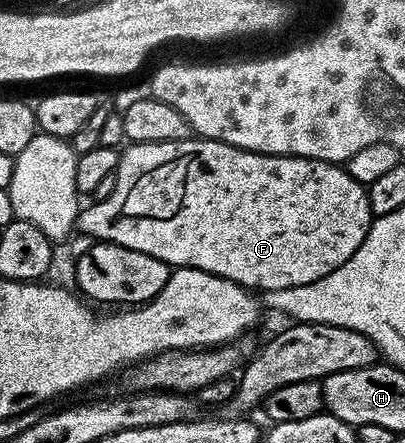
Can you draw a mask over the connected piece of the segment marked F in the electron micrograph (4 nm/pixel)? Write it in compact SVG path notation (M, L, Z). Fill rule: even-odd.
M190 137L166 143L134 143L120 152L115 174L122 188L126 187L133 195L149 195L149 199L129 199L126 203L120 203L117 197L106 200L103 203L106 211L105 220L101 223L100 238L102 240L118 243L120 247L135 249L139 253L147 253L159 261L168 263L173 269L194 267L200 271L230 279L231 282L238 283L240 287L258 291L257 293L291 289L327 277L327 273L339 269L339 265L347 262L355 253L355 249L363 245L365 234L369 232L369 225L375 218L373 210L369 208L368 190L351 178L344 166L294 155L261 155L258 151L244 151L241 147L233 147L230 143L224 143L218 139Z

